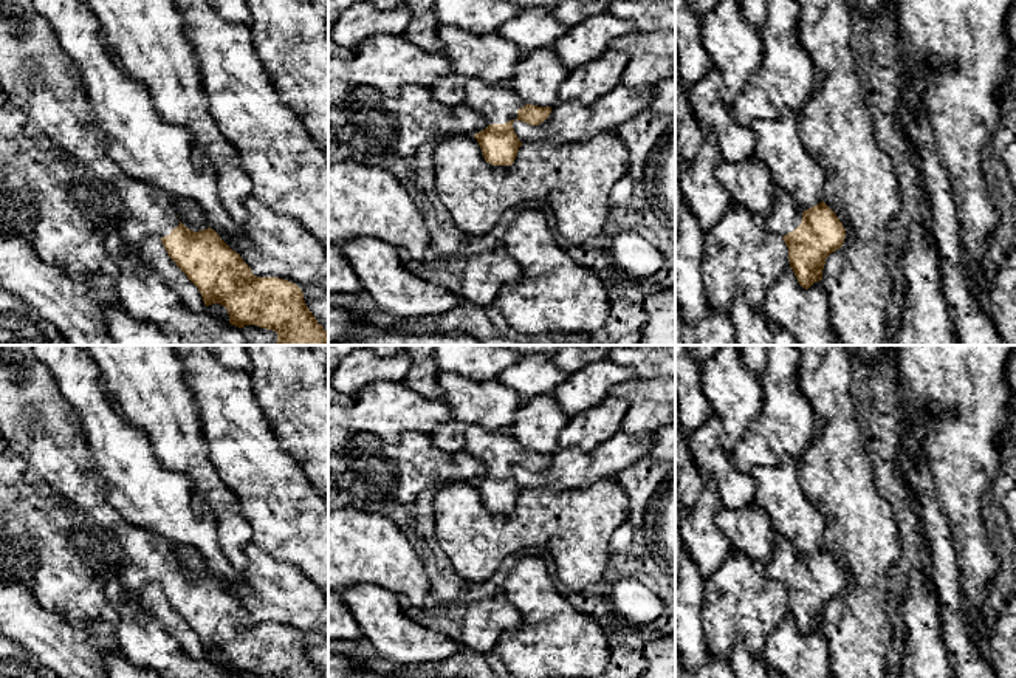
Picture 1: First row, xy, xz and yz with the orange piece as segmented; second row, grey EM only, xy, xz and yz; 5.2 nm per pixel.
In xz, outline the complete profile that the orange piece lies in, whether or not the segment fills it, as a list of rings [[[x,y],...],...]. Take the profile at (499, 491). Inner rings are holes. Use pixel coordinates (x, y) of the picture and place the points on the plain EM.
[[[482,427],[468,430],[465,452],[479,458],[485,466],[486,475],[474,485],[485,508],[493,512],[511,512],[517,503],[522,489],[514,480],[514,467],[539,472],[551,460],[551,454],[527,450],[511,435],[488,433]]]

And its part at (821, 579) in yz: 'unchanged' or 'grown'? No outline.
grown

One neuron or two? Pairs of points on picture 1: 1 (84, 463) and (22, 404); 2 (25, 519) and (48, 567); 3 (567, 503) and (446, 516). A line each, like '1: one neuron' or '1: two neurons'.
1: one neuron
2: one neuron
3: one neuron

